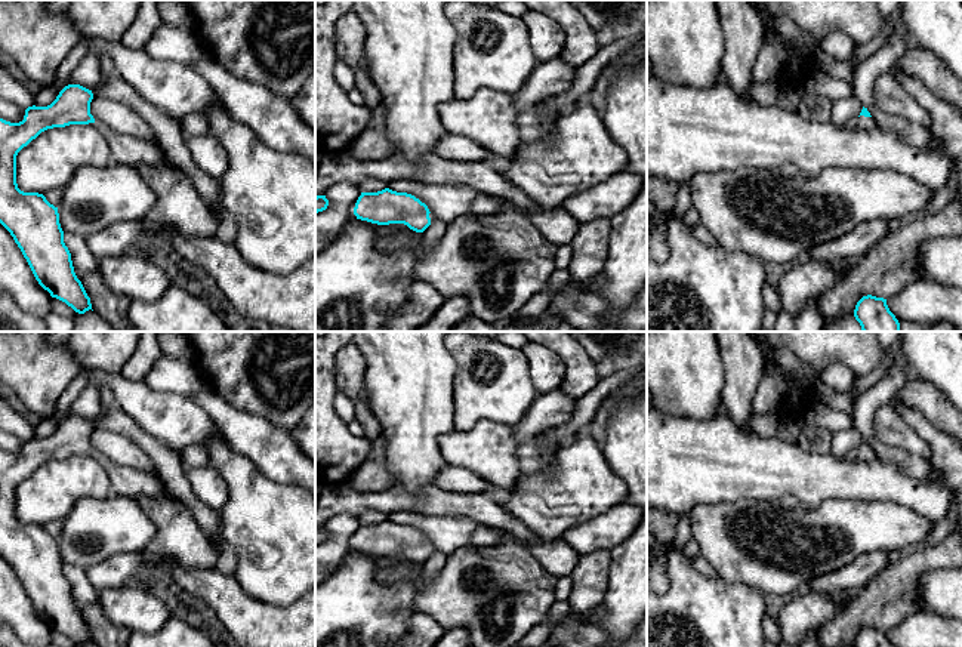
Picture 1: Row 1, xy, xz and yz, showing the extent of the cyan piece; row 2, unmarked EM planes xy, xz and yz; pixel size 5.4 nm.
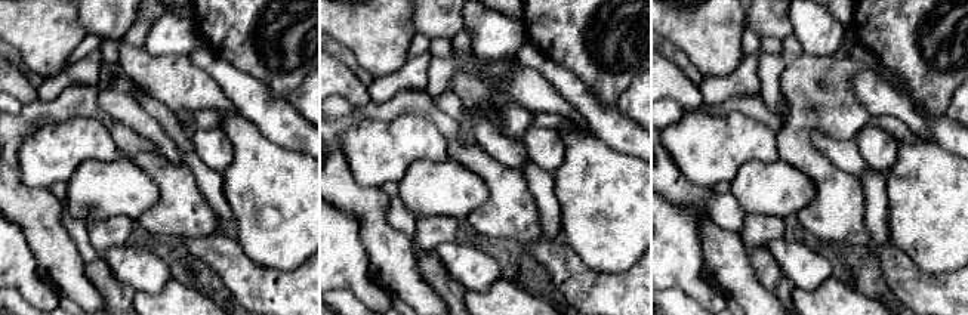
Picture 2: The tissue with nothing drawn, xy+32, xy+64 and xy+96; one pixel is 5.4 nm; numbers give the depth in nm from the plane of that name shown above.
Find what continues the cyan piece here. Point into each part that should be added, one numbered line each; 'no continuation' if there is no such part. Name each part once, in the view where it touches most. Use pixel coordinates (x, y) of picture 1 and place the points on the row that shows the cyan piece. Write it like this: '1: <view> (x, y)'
1: yz (862, 123)

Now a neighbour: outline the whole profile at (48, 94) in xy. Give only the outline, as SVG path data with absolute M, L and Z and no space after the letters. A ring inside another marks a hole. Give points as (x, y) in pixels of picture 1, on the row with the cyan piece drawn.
M55 83L49 84L49 86L41 86L40 92L34 95L34 105L36 107L50 105L56 99L59 92L61 90Z

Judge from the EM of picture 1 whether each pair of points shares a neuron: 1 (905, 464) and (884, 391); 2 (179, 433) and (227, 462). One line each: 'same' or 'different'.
1: same
2: different

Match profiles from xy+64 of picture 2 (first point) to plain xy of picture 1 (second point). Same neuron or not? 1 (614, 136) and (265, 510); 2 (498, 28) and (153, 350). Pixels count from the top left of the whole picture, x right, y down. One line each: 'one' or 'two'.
1: two
2: two

